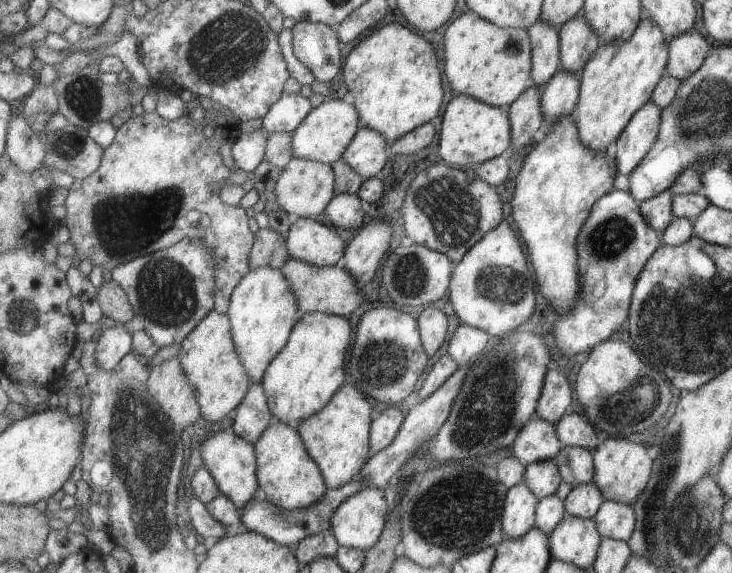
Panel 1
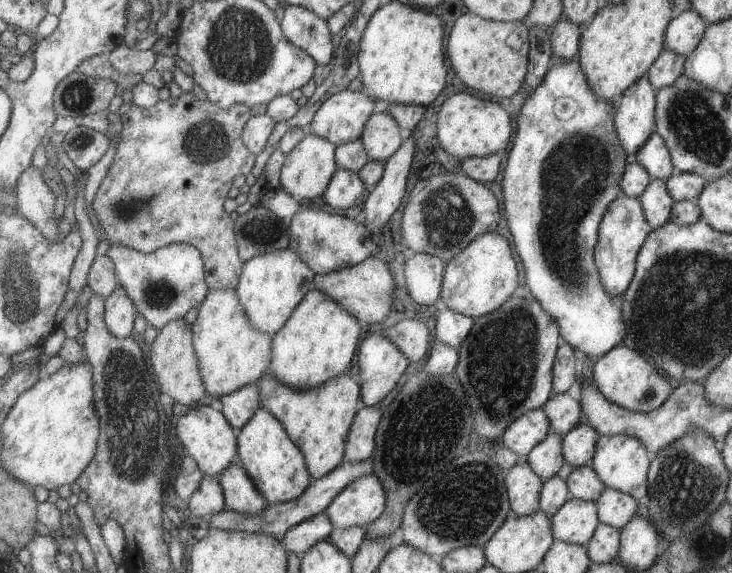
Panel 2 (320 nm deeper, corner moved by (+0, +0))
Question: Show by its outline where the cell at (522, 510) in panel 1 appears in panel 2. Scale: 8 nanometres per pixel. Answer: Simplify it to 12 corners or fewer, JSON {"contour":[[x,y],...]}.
{"contour":[[526,461],[504,473],[510,510],[538,509],[542,480]]}

